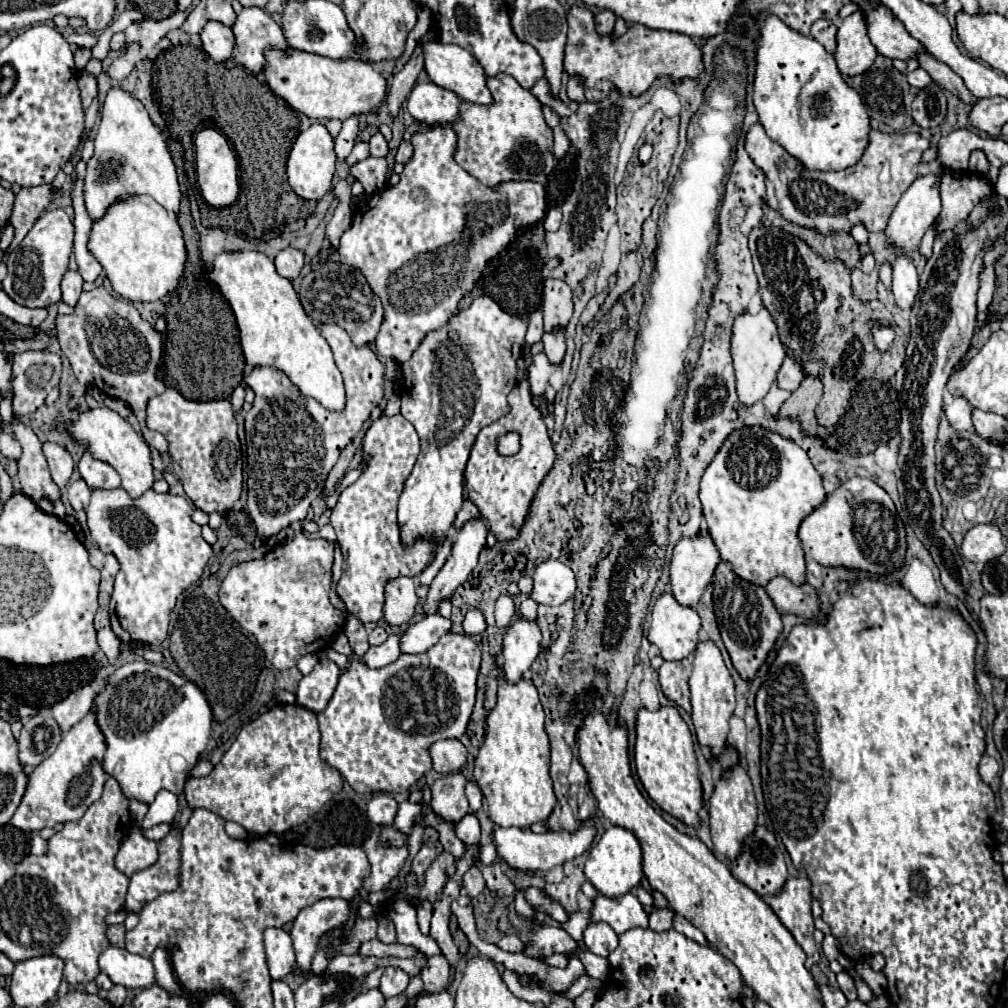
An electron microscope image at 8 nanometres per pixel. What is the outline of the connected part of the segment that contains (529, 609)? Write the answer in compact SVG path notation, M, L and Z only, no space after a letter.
M527 598L520 604L520 614L527 620L534 621L537 615L538 604L532 599Z

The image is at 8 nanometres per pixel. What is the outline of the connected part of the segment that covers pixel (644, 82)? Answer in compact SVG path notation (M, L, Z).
M572 7L570 13L568 13L568 23L572 23L572 31L568 31L564 69L568 71L568 75L576 75L578 73L584 79L586 99L590 99L590 101L596 101L596 99L602 99L604 95L608 95L604 91L596 91L594 89L594 83L598 79L608 79L612 83L612 87L618 89L620 93L638 97L638 95L642 95L652 85L652 81L658 75L668 75L668 77L672 77L676 81L676 79L682 79L682 77L700 77L702 71L704 71L702 69L700 47L688 35L676 35L676 33L670 33L670 31L656 31L656 29L650 29L650 27L644 27L644 25L632 25L622 37L612 41L610 37L600 37L596 33L594 15L586 7Z

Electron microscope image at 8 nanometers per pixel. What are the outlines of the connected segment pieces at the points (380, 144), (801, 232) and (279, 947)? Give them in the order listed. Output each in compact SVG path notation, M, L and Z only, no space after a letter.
M378 131L370 137L370 155L372 157L386 157L388 153L388 143L384 139L384 135Z
M764 205L764 213L766 213L766 219L774 227L780 227L780 229L800 237L824 261L842 261L850 271L856 269L856 265L860 261L860 251L856 247L856 241L848 233L816 235L816 231L812 231L812 229L804 229L804 227L796 227L792 223L788 223L778 211L772 211L768 205Z
M266 929L264 931L266 959L272 979L284 979L294 967L294 949L292 939L284 929Z

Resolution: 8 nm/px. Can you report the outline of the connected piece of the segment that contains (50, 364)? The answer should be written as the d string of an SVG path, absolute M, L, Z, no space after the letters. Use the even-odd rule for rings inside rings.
M26 351L14 355L14 401L12 411L14 417L24 417L34 413L52 387L60 383L62 363L56 353L50 351Z

